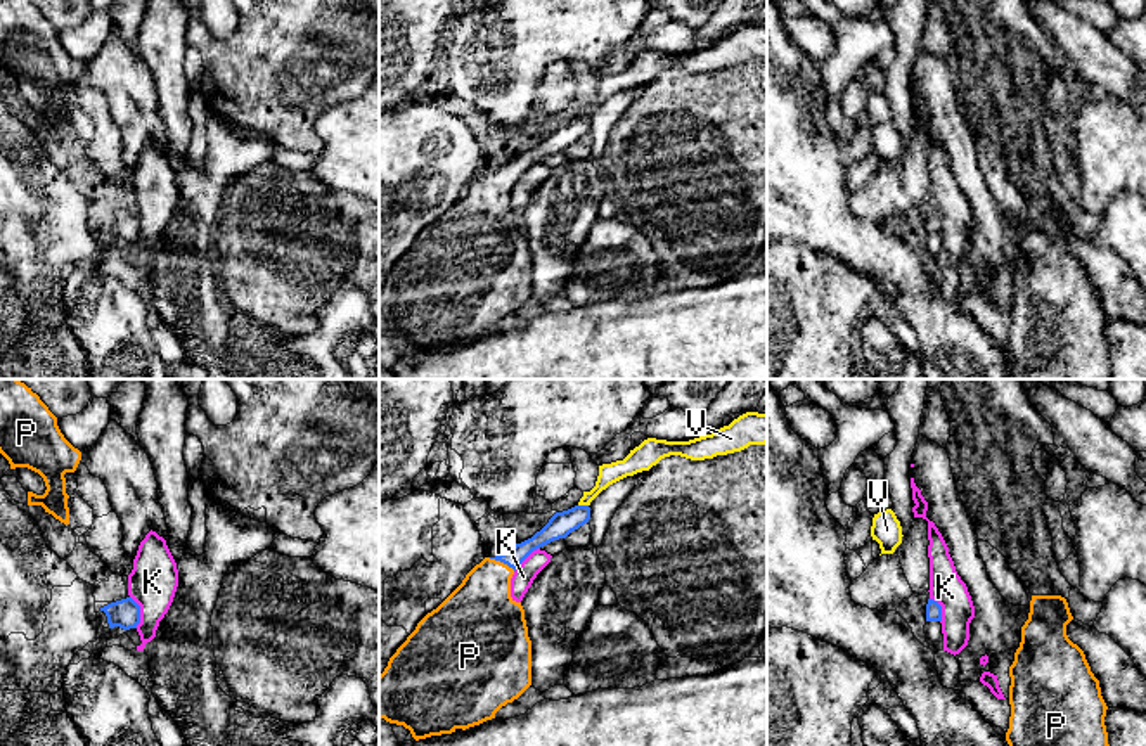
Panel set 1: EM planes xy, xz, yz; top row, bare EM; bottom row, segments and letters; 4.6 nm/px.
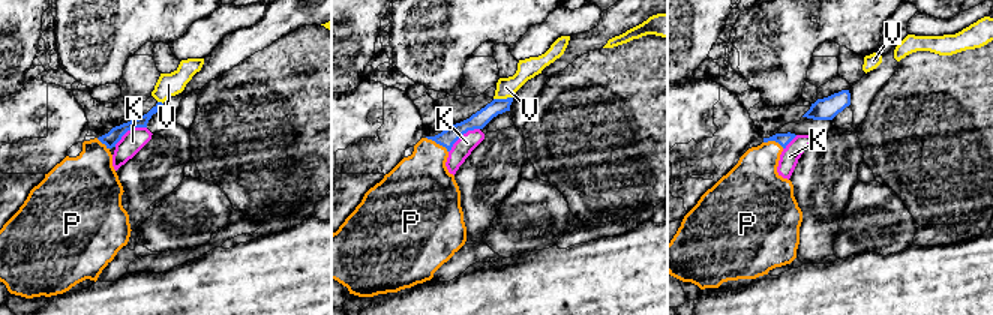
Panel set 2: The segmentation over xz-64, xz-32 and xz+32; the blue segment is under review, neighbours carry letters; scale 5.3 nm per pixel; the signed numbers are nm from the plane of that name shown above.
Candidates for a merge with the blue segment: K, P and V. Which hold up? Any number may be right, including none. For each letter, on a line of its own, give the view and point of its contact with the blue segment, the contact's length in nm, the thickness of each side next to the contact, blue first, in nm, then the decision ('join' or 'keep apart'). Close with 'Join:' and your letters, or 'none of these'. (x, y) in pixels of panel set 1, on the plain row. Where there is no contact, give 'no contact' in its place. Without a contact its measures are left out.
K: xy (139, 224) | 160 nm | 140/220 nm | keep apart
P: xz (502, 173) | 140 nm | 90/300 nm | join
V: xz (584, 118) | 50 nm | 110/100 nm | keep apart
Join: P

